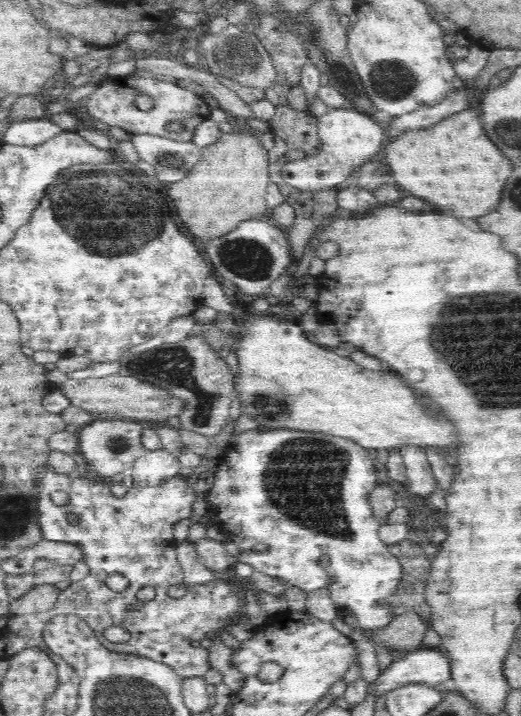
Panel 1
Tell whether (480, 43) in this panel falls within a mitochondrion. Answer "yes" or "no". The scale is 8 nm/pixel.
no

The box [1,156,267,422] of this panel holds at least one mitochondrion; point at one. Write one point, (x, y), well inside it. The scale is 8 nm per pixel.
(99, 209)

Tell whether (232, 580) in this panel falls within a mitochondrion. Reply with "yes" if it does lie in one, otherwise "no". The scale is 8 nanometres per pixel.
no

